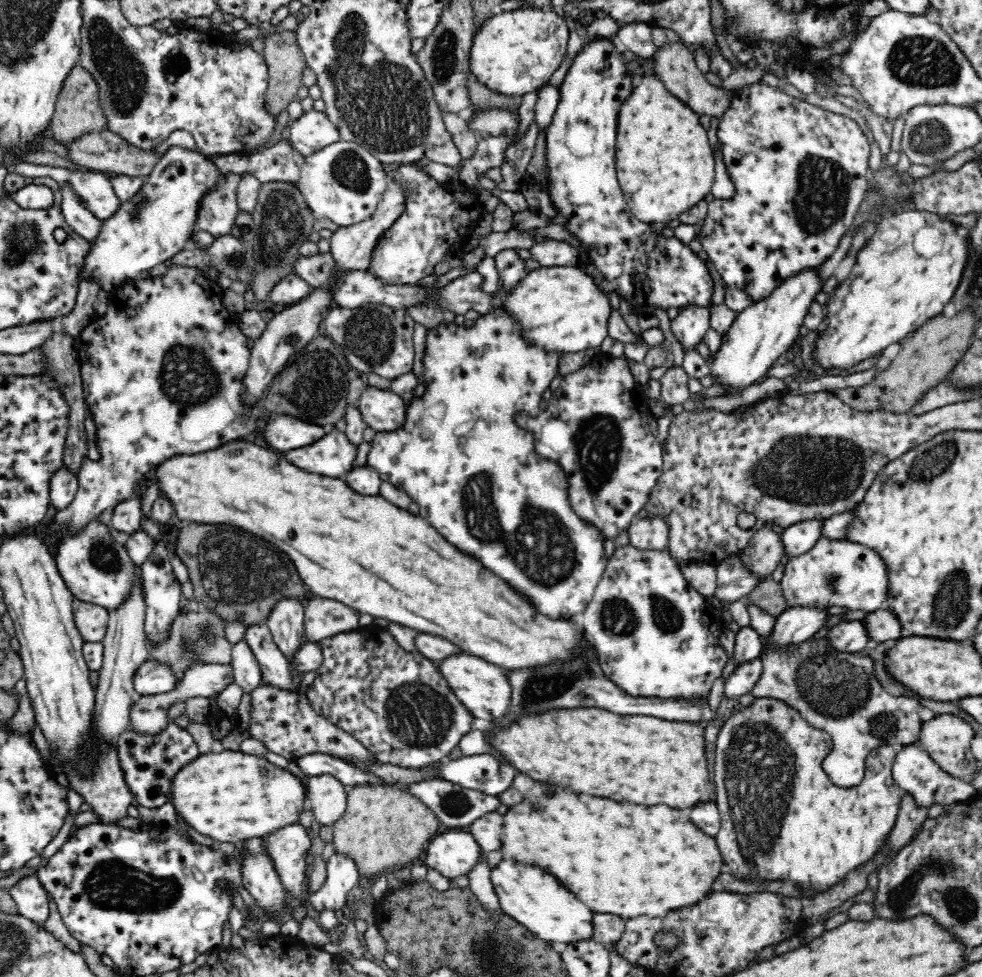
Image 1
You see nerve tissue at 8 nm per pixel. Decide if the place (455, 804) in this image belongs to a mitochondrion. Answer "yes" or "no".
yes

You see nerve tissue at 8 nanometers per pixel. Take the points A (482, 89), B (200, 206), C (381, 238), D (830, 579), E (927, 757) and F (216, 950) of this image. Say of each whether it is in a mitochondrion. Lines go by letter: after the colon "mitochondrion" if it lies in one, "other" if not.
A: other
B: other
C: other
D: mitochondrion
E: other
F: other

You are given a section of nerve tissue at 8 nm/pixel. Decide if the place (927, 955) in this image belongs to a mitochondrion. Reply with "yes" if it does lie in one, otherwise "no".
no

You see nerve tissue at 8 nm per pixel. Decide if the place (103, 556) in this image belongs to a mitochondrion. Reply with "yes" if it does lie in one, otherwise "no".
yes

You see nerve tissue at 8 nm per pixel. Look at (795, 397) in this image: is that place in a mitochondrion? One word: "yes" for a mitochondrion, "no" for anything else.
no

